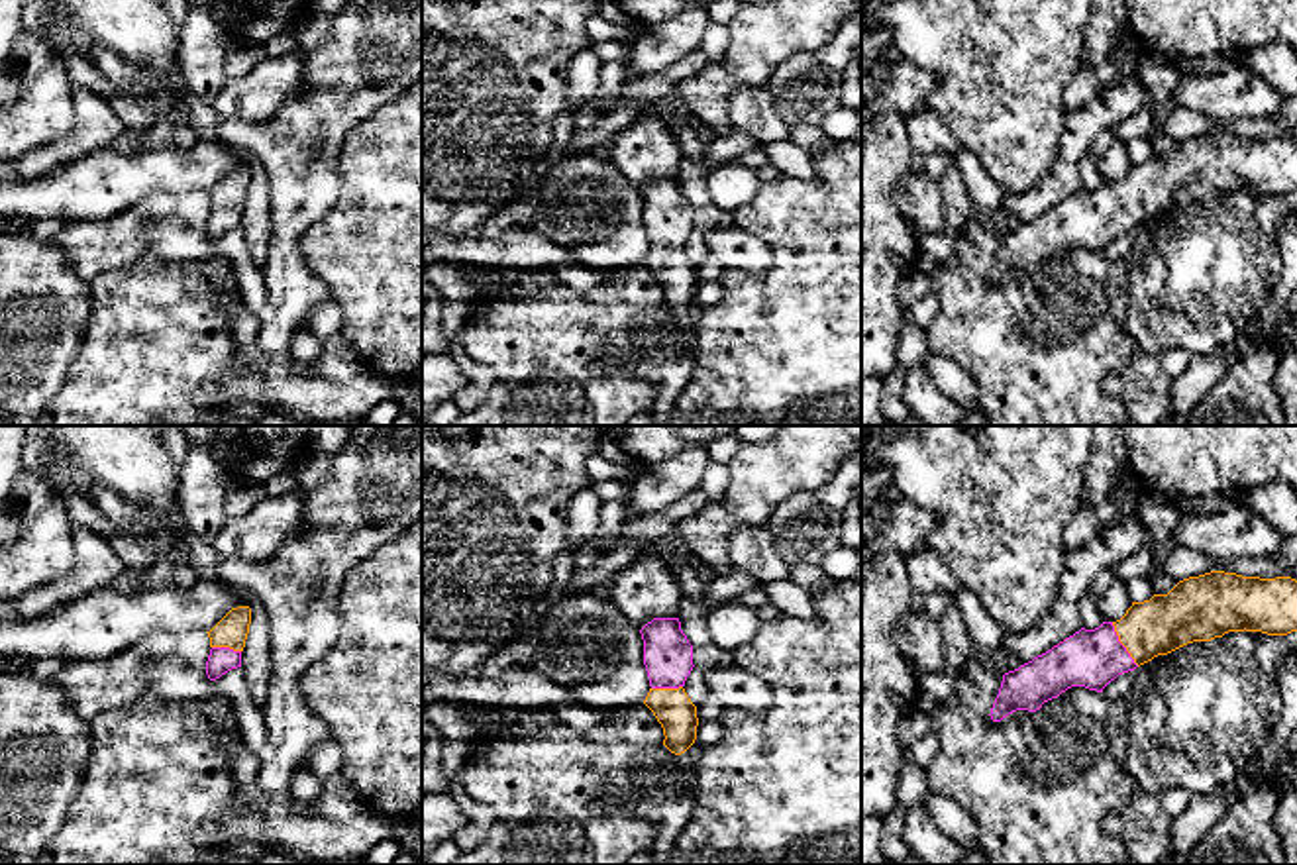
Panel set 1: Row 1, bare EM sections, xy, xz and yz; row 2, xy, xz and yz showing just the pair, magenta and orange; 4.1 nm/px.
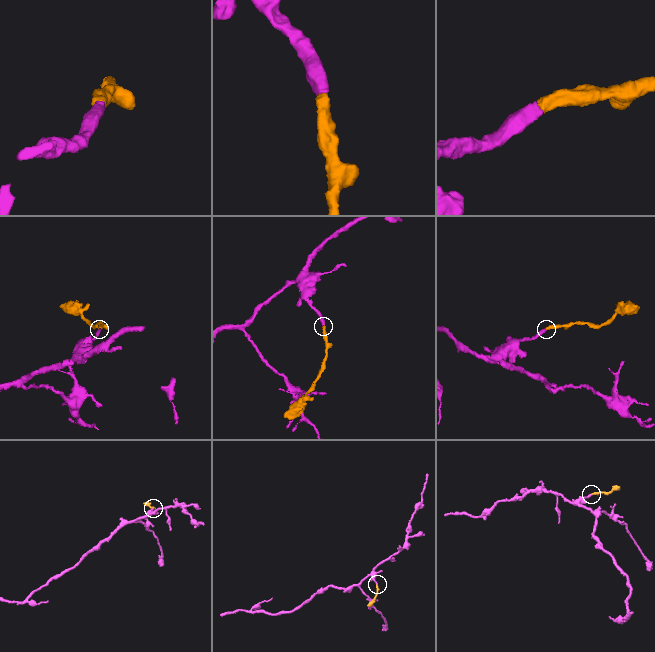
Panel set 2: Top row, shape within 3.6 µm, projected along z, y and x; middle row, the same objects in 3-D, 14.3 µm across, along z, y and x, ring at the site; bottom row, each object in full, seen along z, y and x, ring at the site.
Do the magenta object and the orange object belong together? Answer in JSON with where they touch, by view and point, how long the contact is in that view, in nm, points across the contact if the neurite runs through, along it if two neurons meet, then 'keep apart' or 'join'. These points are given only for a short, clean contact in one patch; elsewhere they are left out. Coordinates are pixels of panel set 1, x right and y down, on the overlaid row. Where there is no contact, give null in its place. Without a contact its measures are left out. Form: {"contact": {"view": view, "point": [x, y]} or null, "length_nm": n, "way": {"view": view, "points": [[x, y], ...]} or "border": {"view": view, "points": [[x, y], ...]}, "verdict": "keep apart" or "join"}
{"contact": {"view": "yz", "point": [1121, 644]}, "length_nm": 220, "way": {"view": "yz", "points": [[1089, 658], [1121, 644], [1166, 622]]}, "verdict": "join"}

